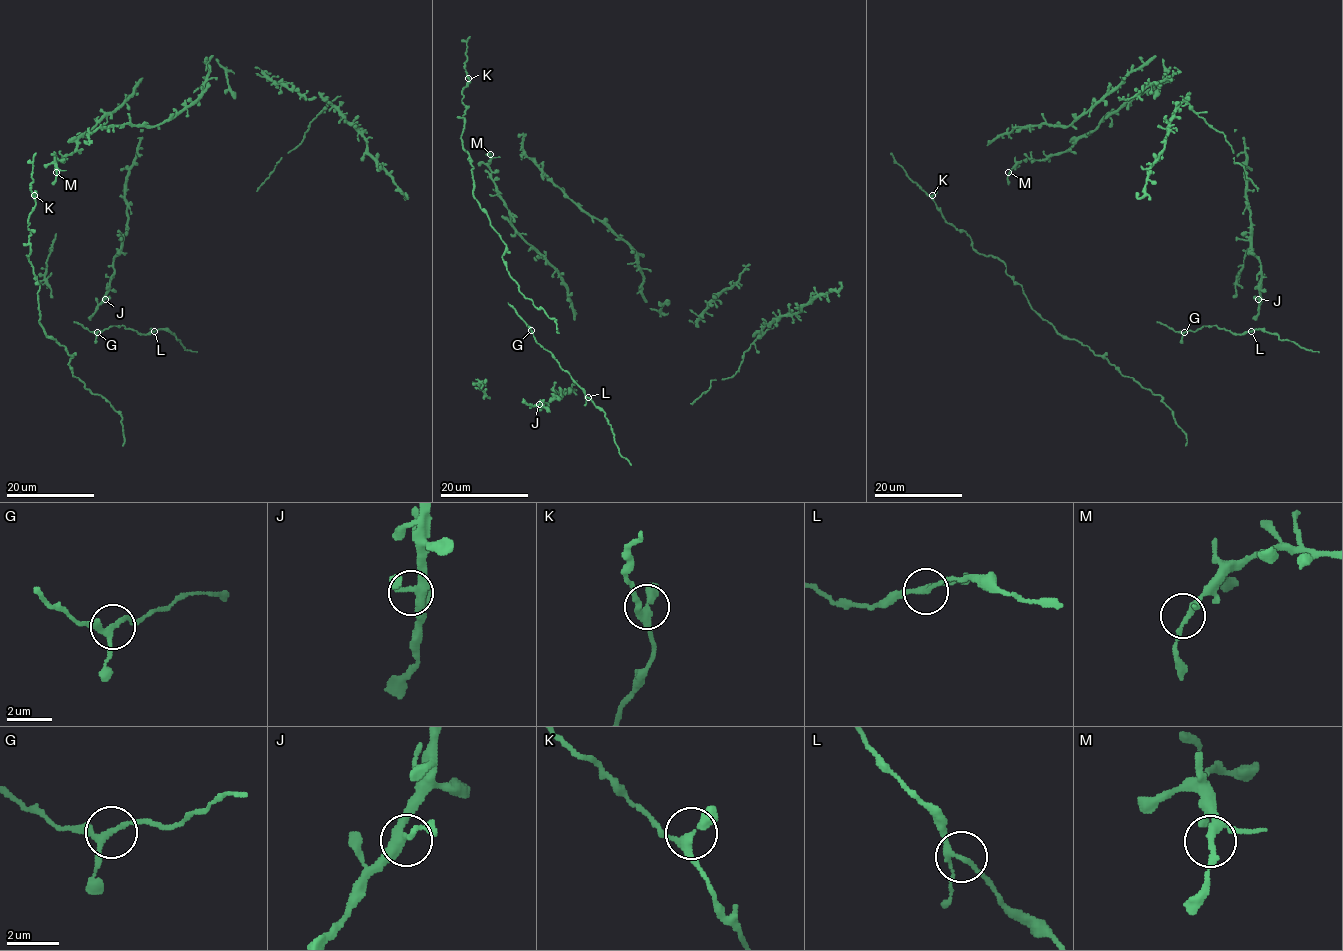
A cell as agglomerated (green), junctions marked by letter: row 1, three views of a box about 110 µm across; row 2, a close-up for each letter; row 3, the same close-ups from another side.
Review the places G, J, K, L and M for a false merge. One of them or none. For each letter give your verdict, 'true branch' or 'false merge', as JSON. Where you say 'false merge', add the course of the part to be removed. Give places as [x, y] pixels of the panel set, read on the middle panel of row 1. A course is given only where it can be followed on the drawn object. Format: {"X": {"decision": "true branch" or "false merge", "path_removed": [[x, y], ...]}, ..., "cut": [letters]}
{"G": {"decision": "true branch"}, "J": {"decision": "true branch"}, "K": {"decision": "true branch"}, "L": {"decision": "true branch"}, "M": {"decision": "true branch"}, "cut": []}

